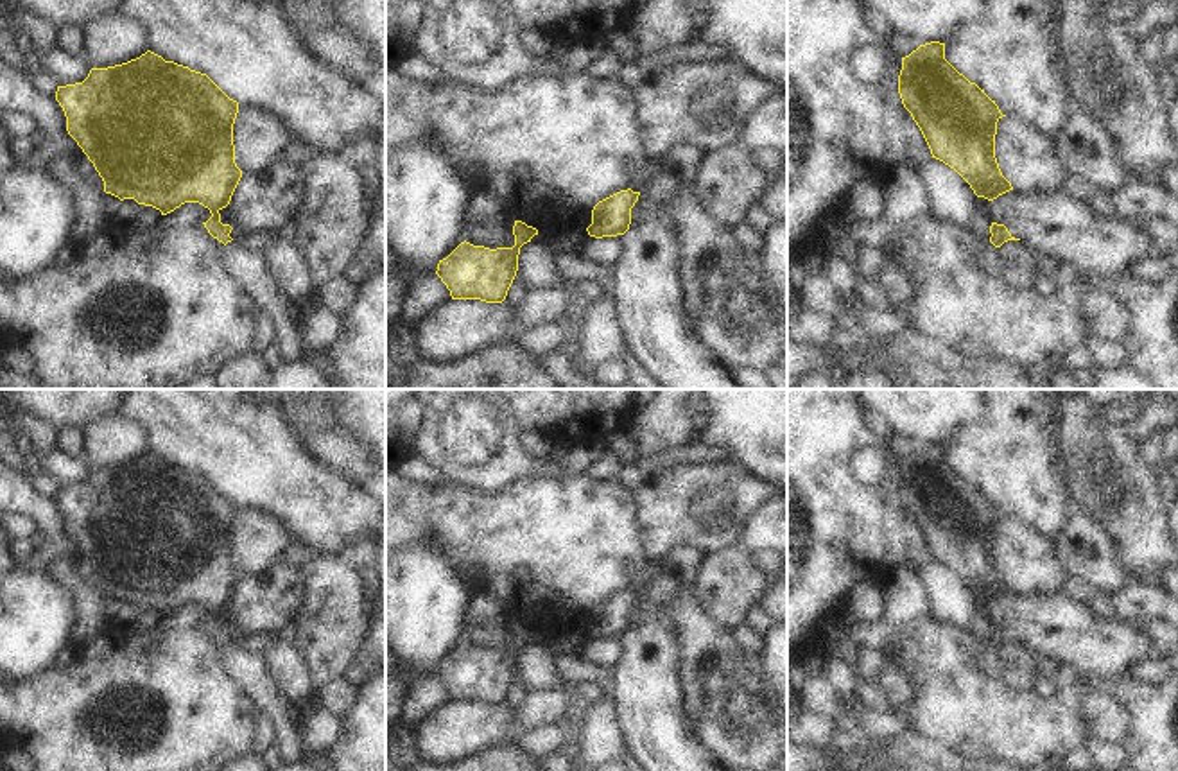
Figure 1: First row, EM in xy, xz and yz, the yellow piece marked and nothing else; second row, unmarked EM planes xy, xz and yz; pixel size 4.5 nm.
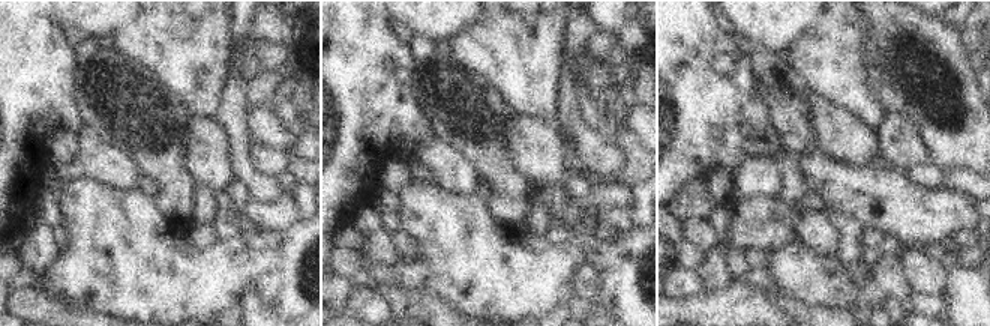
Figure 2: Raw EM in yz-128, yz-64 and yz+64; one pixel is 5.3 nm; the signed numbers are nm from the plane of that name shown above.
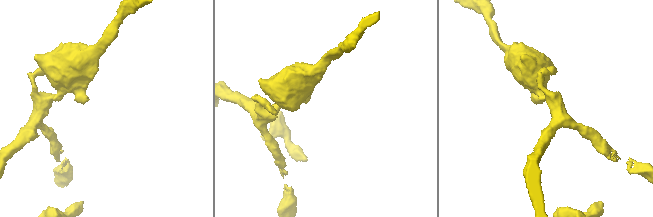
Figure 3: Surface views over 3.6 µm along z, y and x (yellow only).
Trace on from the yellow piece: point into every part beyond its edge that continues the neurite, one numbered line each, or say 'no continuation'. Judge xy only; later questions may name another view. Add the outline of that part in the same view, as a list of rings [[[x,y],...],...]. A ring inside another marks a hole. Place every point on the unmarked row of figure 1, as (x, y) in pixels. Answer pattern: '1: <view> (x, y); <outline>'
1: xy (250, 669); [[[240,642],[224,647],[224,665],[246,696],[267,715],[274,728],[282,764],[303,760],[298,730],[289,721],[289,701],[280,694],[264,653],[247,653]]]

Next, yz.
1: yz (990, 660); [[[986,642],[984,645],[981,663],[988,674],[1002,678],[1002,663],[999,660],[999,649],[995,649],[990,642]]]

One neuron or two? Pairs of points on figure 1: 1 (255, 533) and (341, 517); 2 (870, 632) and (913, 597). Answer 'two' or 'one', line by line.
1: two
2: one

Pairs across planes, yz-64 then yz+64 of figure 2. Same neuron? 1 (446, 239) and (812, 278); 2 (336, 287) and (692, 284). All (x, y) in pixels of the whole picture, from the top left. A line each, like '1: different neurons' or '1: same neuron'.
1: same neuron
2: same neuron

